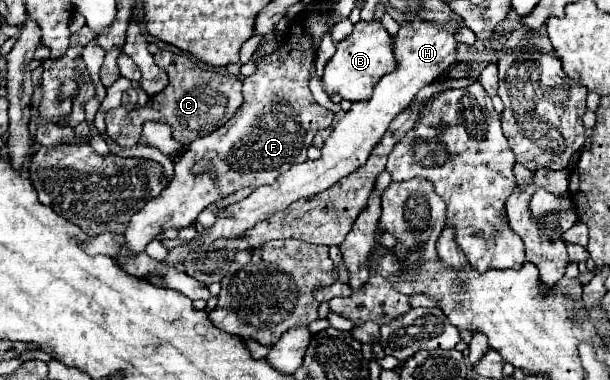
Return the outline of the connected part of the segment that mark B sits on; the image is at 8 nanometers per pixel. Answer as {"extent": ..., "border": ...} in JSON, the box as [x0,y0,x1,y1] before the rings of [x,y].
{"extent":[322,21,396,101],"border":[[[380,21],[356,23],[354,31],[348,35],[348,39],[342,39],[336,45],[334,57],[326,63],[326,69],[322,75],[324,91],[328,95],[340,93],[340,97],[348,99],[348,101],[368,101],[378,79],[396,67],[392,45],[394,45],[394,39],[382,27]]]}

